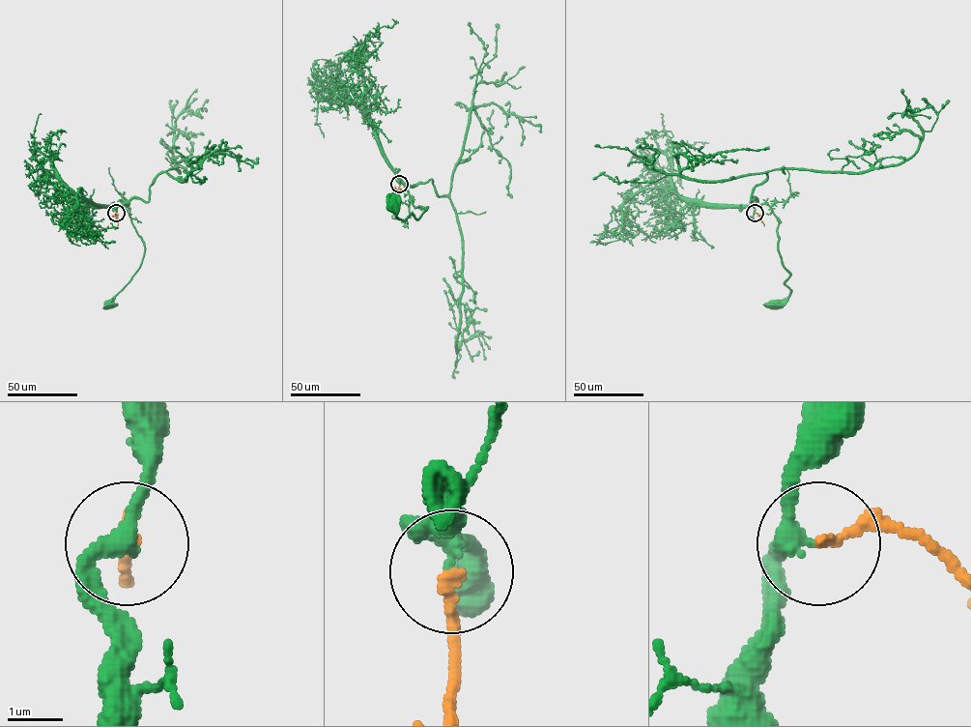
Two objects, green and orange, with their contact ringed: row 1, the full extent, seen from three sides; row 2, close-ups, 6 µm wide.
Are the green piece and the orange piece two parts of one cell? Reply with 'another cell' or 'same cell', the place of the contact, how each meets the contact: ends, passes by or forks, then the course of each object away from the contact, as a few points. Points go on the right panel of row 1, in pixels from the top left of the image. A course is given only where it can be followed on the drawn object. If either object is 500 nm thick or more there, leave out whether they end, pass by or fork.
same cell; at (755, 213); green passes by; orange ends there; green runs (755, 214), (753, 206), (767, 204), (777, 218), (779, 253), (789, 275), (785, 284), (790, 294), (774, 305); orange runs (755, 214), (759, 216), (764, 226)

